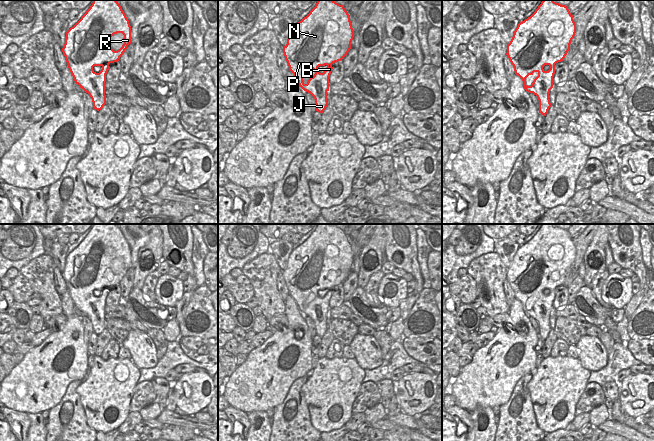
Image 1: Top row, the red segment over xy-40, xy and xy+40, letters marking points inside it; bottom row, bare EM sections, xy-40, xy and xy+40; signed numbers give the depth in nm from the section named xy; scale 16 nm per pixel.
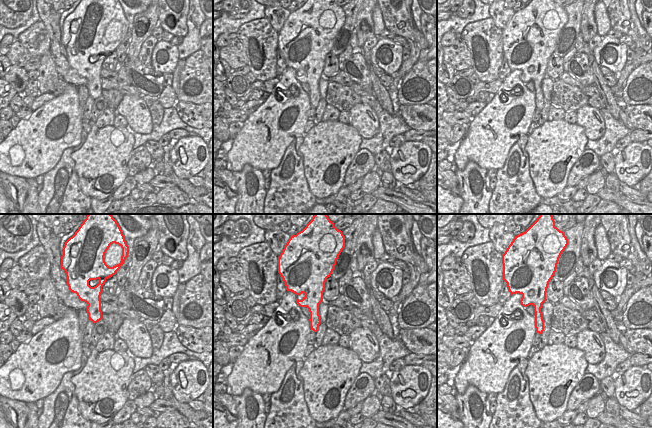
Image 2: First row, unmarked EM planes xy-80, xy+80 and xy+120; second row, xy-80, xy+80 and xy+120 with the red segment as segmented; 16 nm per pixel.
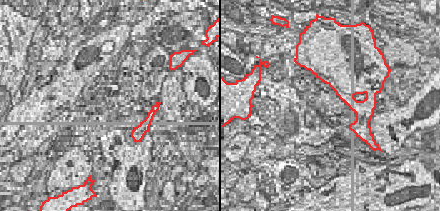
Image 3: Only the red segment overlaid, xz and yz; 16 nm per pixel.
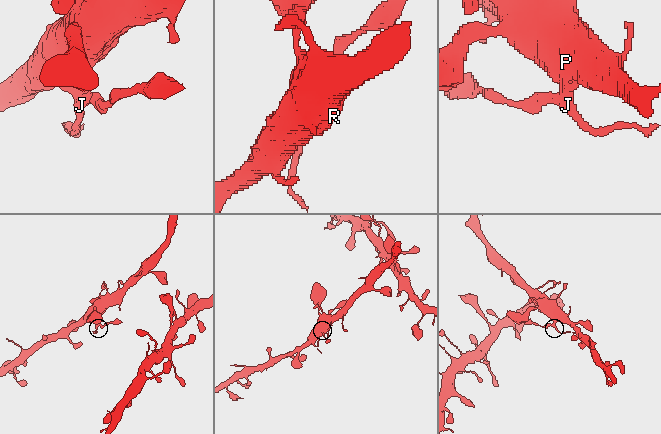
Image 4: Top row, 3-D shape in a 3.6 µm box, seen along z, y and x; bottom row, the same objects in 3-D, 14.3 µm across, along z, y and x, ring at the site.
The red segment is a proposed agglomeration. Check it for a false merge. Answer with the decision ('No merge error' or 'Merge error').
Merge error

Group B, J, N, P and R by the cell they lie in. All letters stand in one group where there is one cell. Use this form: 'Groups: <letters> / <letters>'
Groups: B N P R / J

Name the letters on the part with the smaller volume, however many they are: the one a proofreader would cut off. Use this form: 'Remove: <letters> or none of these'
Remove: J

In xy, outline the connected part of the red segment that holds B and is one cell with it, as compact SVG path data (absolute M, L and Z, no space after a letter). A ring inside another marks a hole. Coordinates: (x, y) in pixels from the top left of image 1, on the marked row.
M318 0L310 13L291 28L283 53L289 71L294 74L299 86L314 97L315 102L317 102L317 96L321 99L322 94L327 94L329 91L332 64L341 61L347 55L351 49L353 37L350 15L343 5L334 0ZM311 69L315 74L305 84L303 78Z

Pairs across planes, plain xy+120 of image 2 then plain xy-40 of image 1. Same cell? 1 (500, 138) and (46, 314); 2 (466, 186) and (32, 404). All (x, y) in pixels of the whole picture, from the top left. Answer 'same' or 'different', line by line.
1: different
2: different

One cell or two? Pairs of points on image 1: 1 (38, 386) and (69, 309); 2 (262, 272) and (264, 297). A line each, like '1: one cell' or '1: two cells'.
1: one cell
2: one cell

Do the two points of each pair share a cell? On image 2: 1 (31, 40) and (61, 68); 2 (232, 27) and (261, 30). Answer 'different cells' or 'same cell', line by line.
1: different cells
2: different cells

